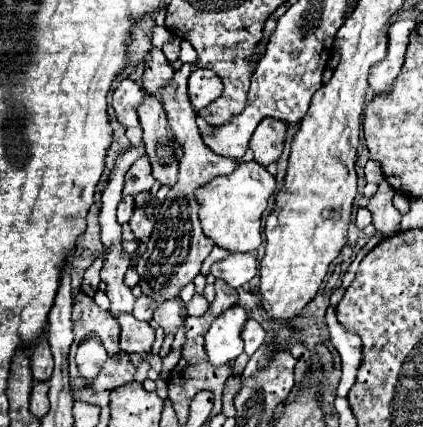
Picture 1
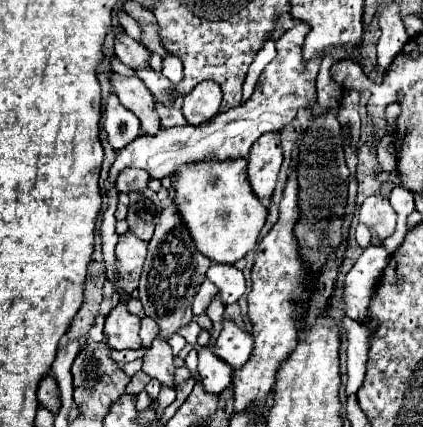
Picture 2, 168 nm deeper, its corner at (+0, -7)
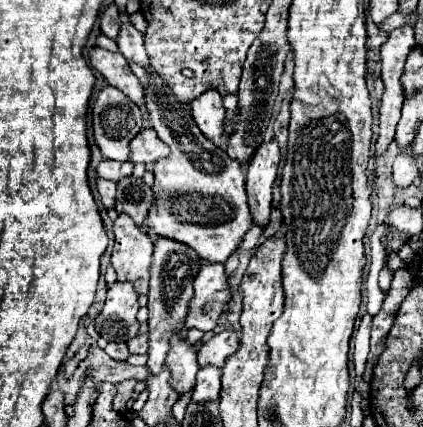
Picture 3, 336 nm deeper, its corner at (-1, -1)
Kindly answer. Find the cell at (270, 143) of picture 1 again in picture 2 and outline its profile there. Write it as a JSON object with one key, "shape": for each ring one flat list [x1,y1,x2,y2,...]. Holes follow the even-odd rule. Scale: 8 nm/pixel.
{"shape":[[265,133,257,143,253,143,249,153,249,179,253,185,253,191,259,199,271,197,277,175,281,169,283,151,279,145,279,133]]}

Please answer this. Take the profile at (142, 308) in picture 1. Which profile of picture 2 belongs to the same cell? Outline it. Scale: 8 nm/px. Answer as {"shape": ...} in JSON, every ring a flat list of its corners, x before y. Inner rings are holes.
{"shape":[[143,317,141,319,141,333,139,333,141,341,143,341,143,347,149,347,157,333,159,333,157,323,153,323,153,319,149,319,149,317]]}

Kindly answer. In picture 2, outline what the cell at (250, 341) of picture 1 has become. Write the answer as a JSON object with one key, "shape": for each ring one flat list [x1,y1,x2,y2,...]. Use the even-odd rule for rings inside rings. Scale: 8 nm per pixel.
{"shape":[[221,319,221,335,215,341,215,353,233,367,243,367,253,353,251,333,237,327,231,319]]}

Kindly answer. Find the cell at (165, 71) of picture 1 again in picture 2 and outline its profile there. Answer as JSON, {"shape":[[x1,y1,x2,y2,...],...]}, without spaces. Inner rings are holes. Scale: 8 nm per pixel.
{"shape":[[121,33,115,39,115,53,117,57,129,65,131,69,141,69,141,67,149,67,149,59,151,59,151,51,141,45,139,41,127,37,125,33]]}

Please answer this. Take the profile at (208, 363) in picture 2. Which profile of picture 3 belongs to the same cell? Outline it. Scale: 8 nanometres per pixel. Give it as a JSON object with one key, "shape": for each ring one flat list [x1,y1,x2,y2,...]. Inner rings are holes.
{"shape":[[204,367,198,371,196,377,196,389,192,393,194,403,206,403,206,401,218,401,220,397,220,369]]}

